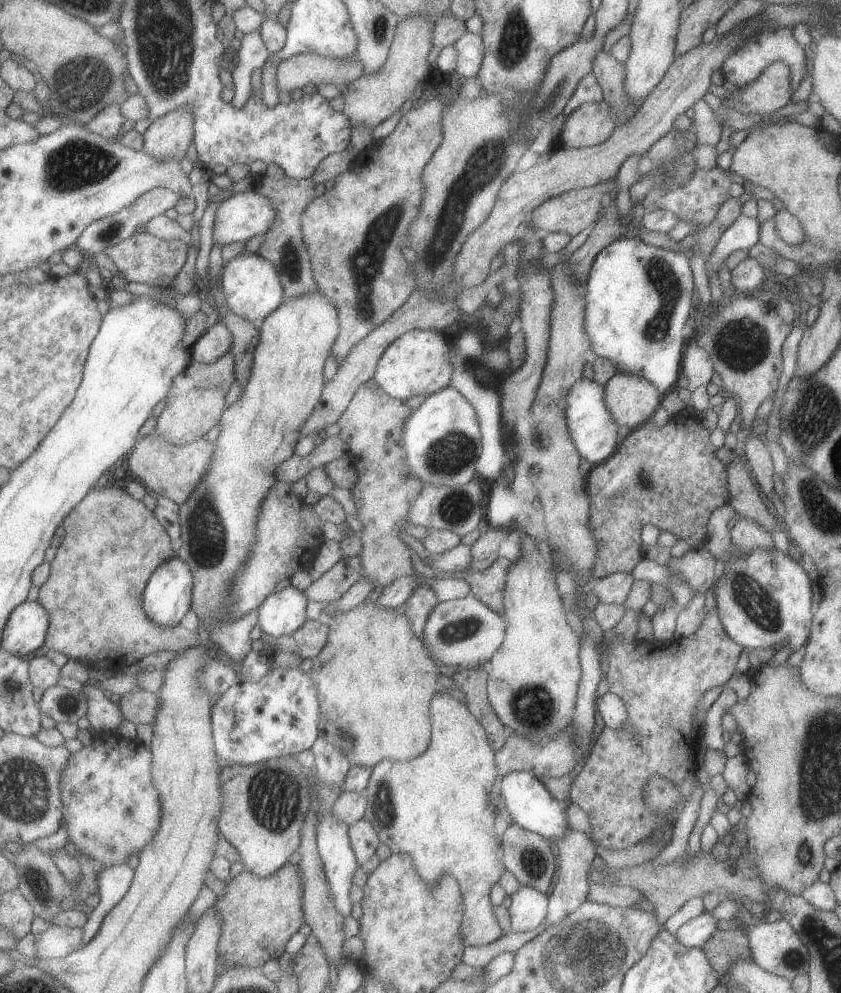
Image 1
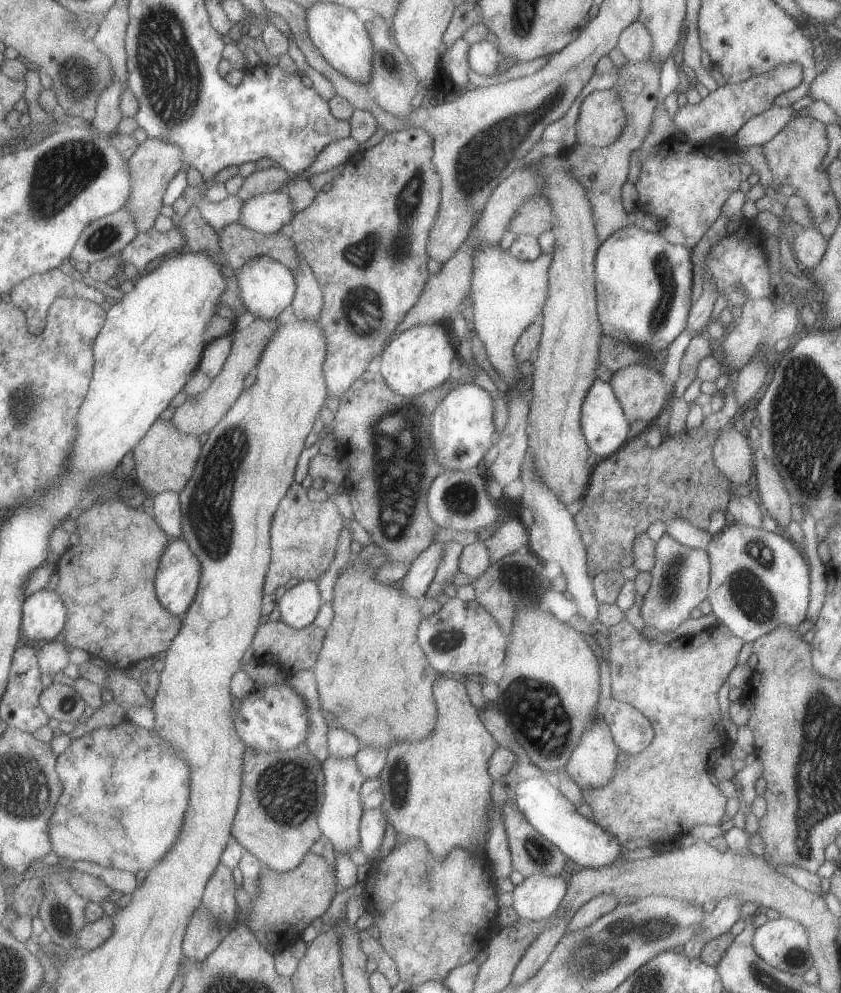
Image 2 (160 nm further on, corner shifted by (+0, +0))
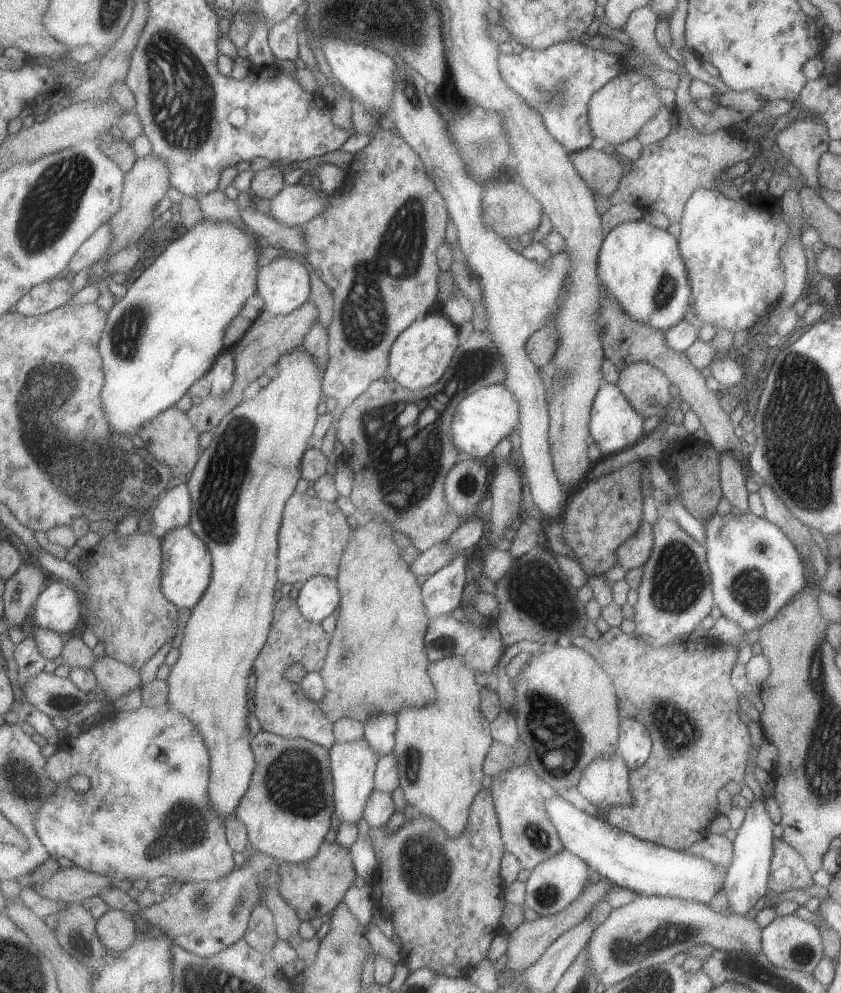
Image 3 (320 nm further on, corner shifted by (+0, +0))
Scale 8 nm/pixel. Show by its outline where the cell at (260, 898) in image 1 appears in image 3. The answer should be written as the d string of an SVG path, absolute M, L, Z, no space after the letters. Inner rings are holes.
M326 840L313 860L297 864L283 863L279 866L282 881L278 890L298 910L302 921L310 921L323 914L333 914L343 902L345 894L351 890L358 876L351 848L352 846L344 847L337 841Z

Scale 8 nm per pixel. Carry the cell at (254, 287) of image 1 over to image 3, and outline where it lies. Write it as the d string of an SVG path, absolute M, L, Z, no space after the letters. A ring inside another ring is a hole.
M278 256L269 264L261 265L257 293L266 302L266 315L291 314L310 300L310 270L295 257Z

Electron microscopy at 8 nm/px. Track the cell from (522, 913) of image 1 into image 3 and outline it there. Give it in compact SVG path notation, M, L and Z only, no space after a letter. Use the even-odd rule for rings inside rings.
M561 849L556 855L550 856L529 871L527 880L524 882L523 908L534 910L540 917L549 917L563 911L589 883L590 870L588 864L585 864L585 861L581 860L575 853Z

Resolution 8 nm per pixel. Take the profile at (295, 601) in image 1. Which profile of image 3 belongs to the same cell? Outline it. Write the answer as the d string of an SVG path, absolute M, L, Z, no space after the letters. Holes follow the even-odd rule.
M314 576L302 586L297 601L305 618L311 622L323 622L341 606L340 582L330 576Z

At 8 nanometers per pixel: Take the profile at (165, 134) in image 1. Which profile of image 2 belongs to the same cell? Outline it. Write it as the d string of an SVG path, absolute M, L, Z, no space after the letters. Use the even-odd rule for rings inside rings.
M147 137L128 162L132 176L132 191L126 206L133 215L137 230L144 233L156 228L156 220L161 215L161 208L164 205L165 193L171 181L184 168L183 151L180 146Z

